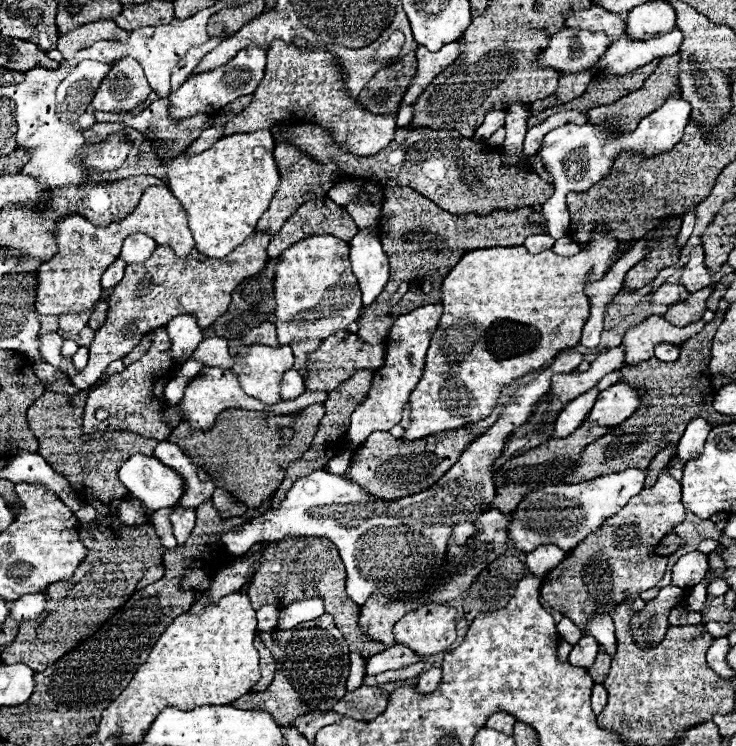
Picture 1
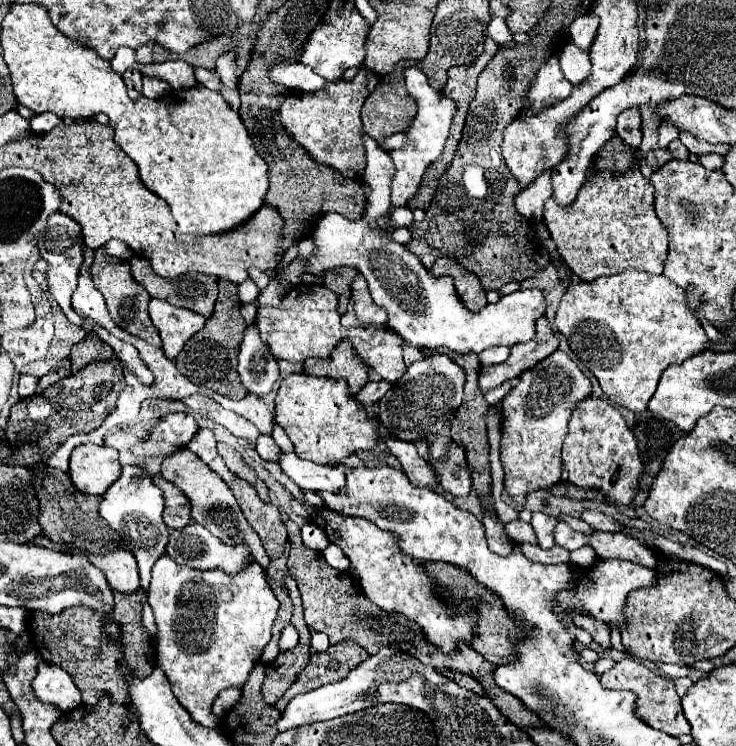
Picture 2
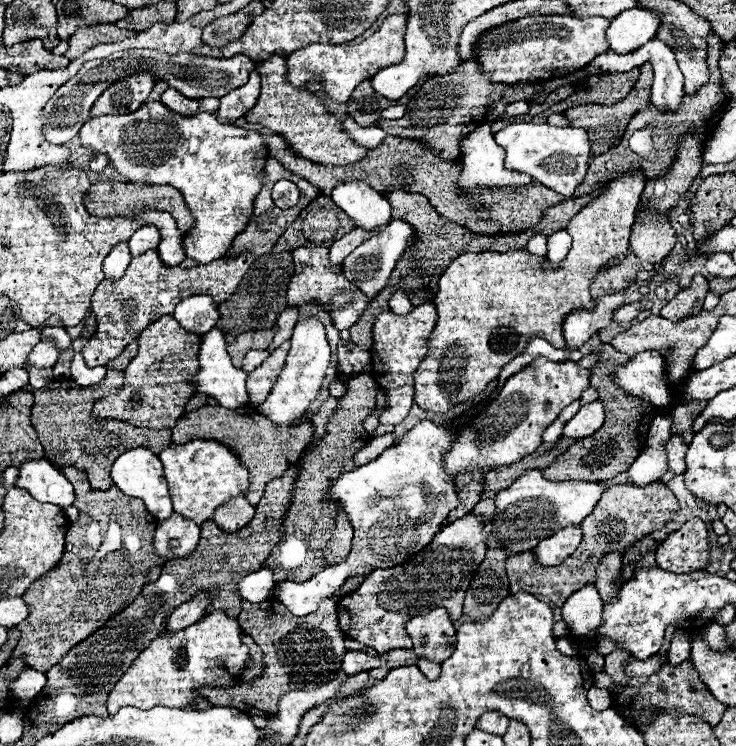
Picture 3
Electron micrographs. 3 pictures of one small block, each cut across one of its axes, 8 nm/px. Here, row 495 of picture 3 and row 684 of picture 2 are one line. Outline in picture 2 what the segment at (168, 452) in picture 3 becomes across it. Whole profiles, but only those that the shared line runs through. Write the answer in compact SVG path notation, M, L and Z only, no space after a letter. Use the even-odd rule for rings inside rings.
M168 554L160 556L152 568L152 582L148 588L148 604L156 618L156 666L166 674L176 700L190 712L190 716L216 728L218 718L212 714L212 704L226 688L244 686L252 668L262 656L264 646L270 642L270 630L278 614L278 600L268 584L264 568L254 562L240 576L226 576L220 570L194 570L176 564Z

